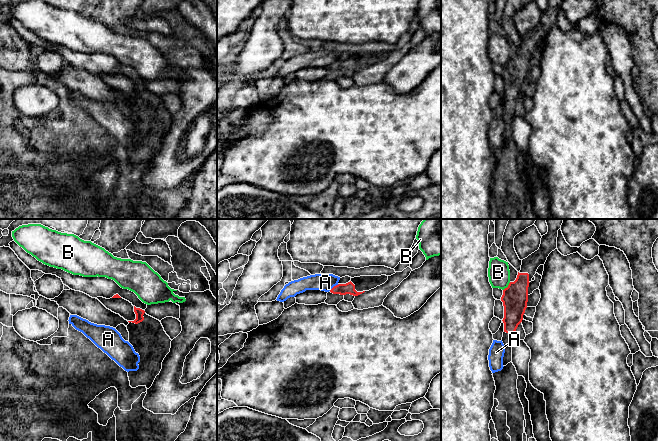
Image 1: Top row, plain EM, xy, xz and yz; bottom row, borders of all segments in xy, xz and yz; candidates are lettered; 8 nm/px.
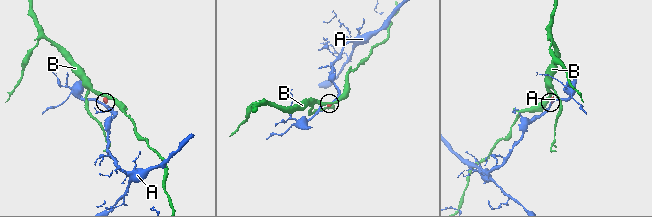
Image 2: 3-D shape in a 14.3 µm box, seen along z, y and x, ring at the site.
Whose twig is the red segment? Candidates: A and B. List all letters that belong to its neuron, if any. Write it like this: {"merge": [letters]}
{"merge": []}

